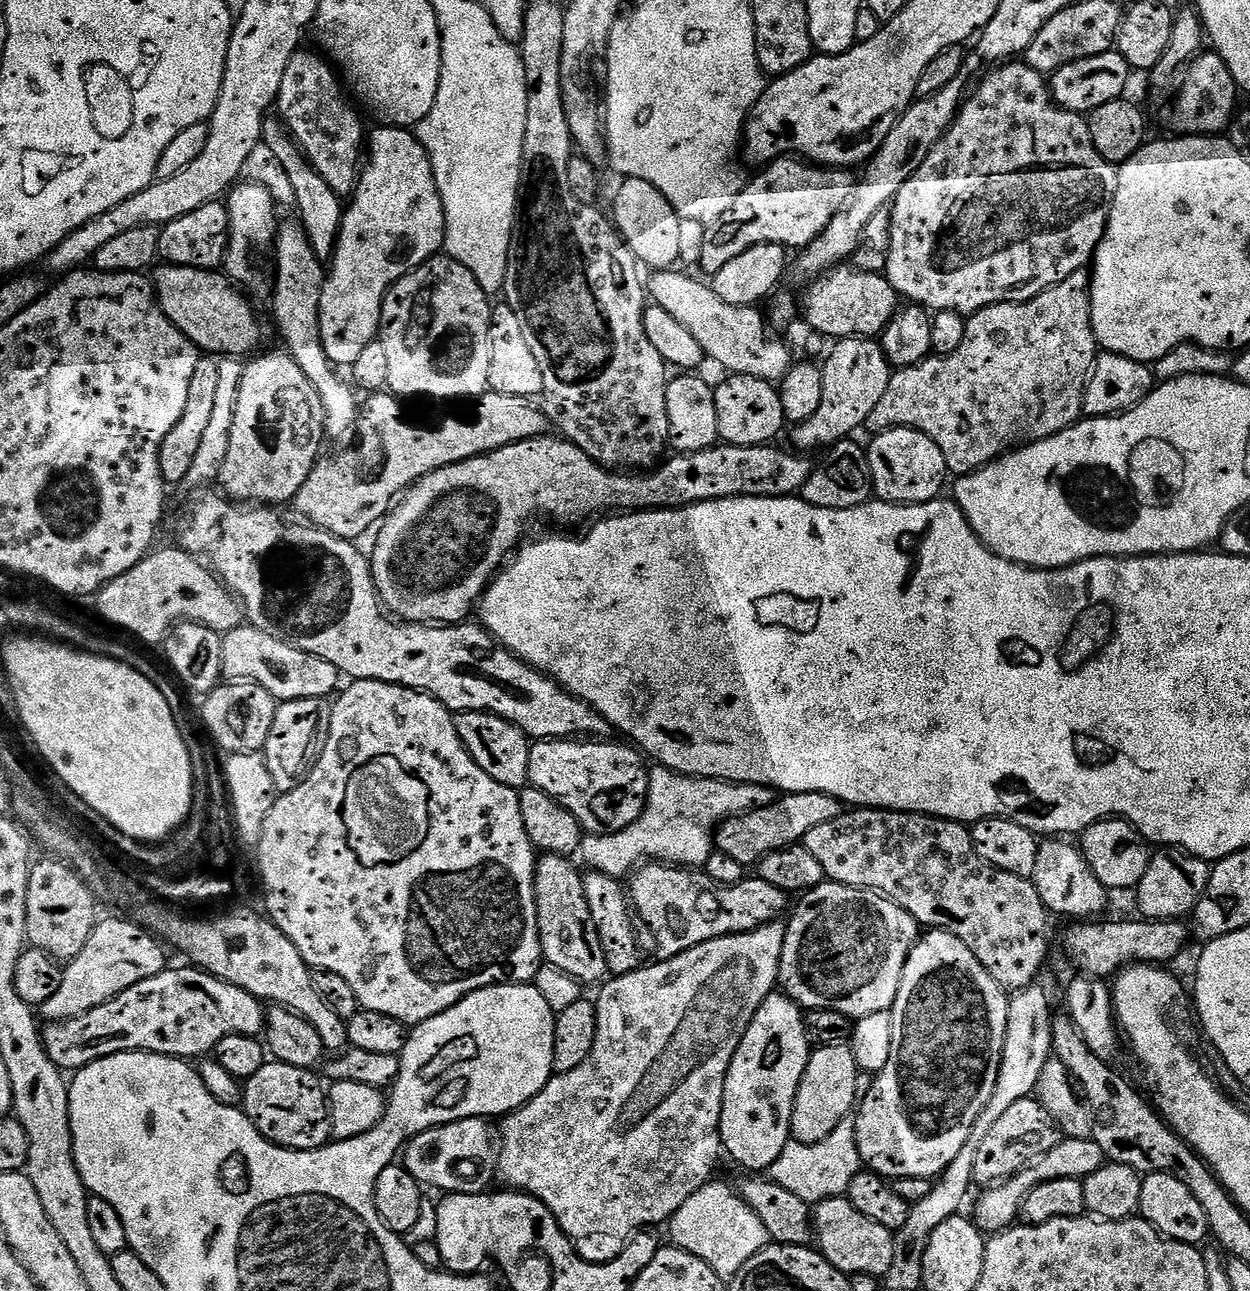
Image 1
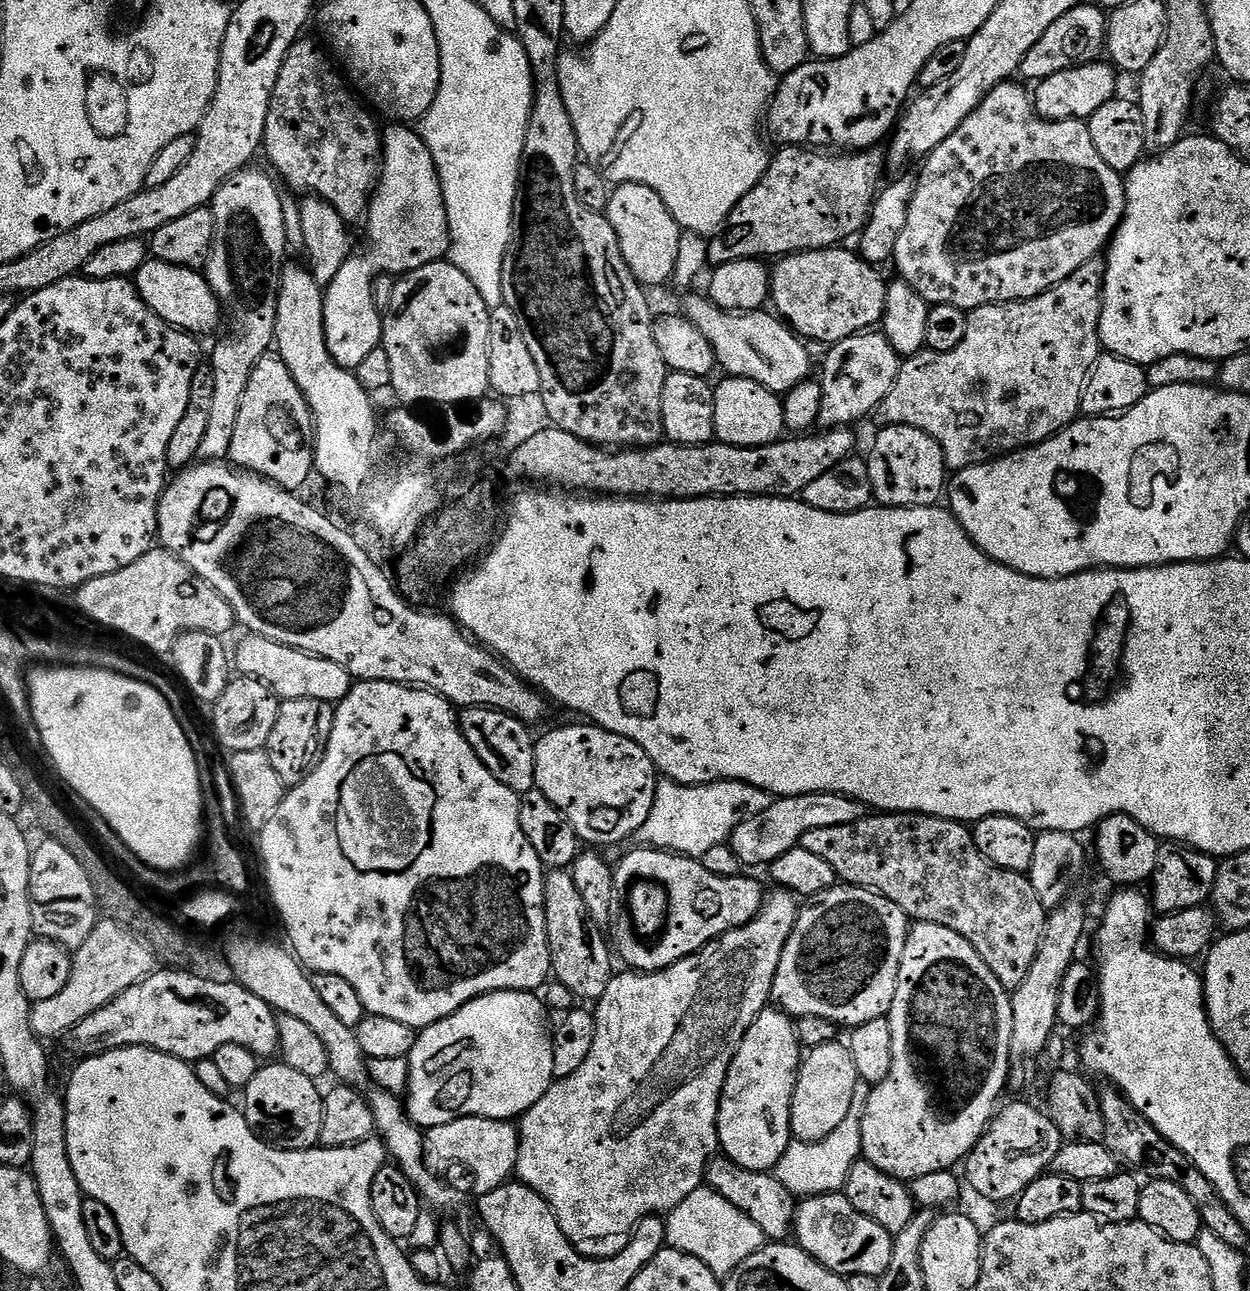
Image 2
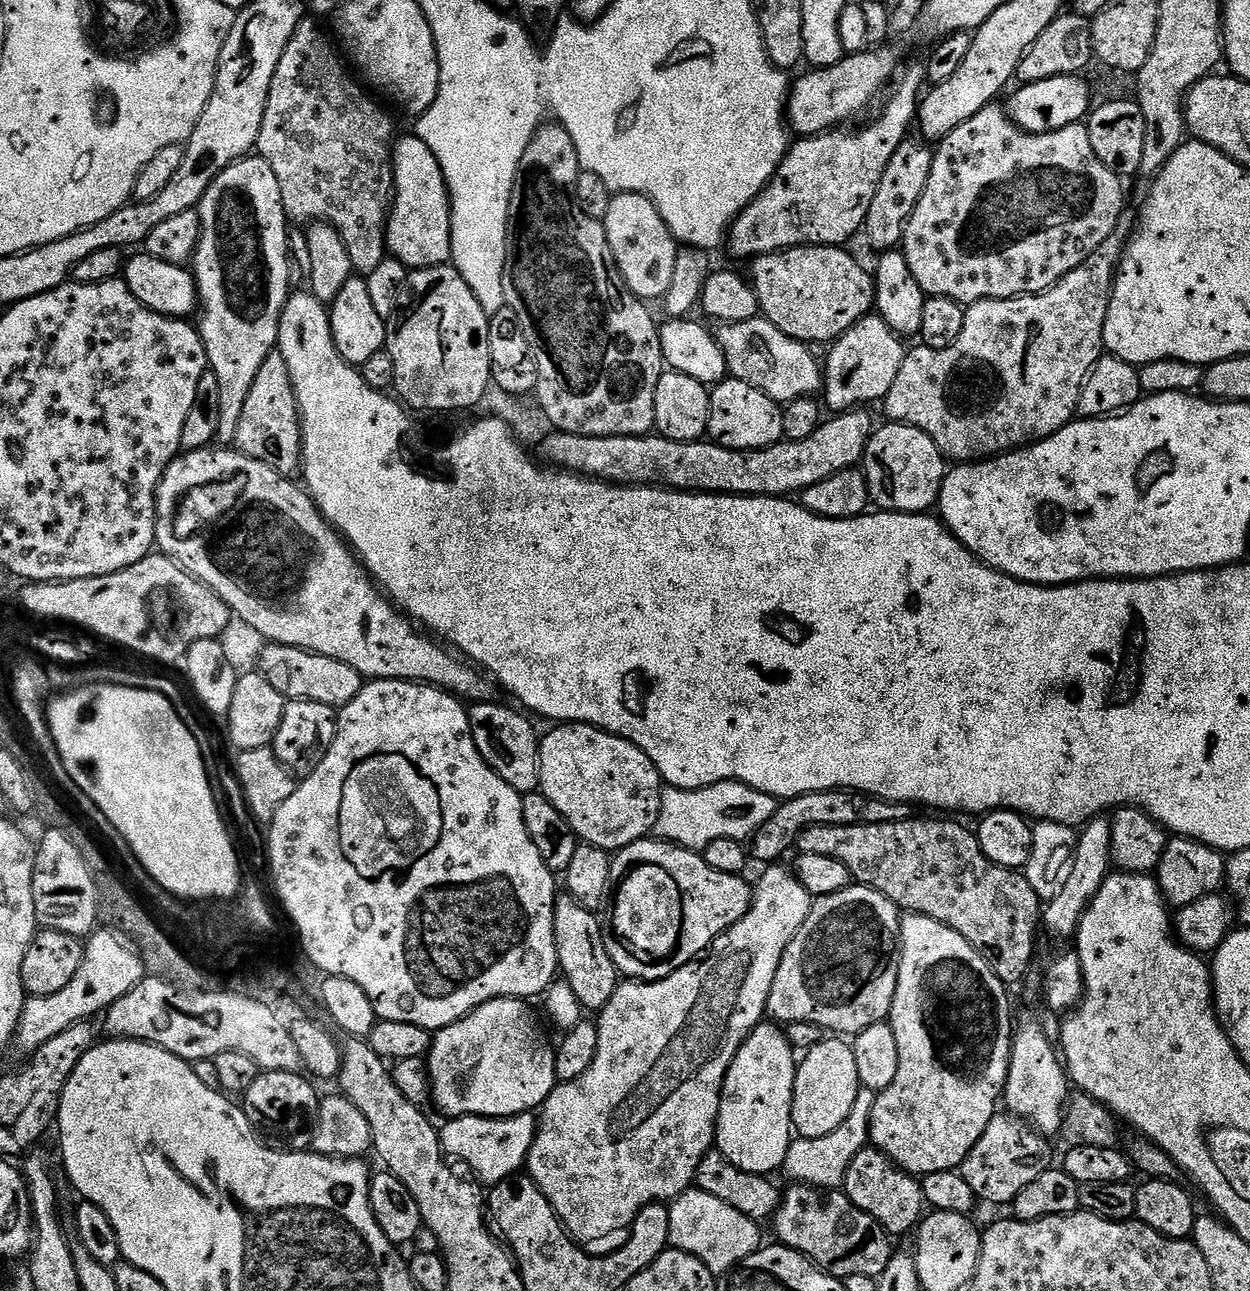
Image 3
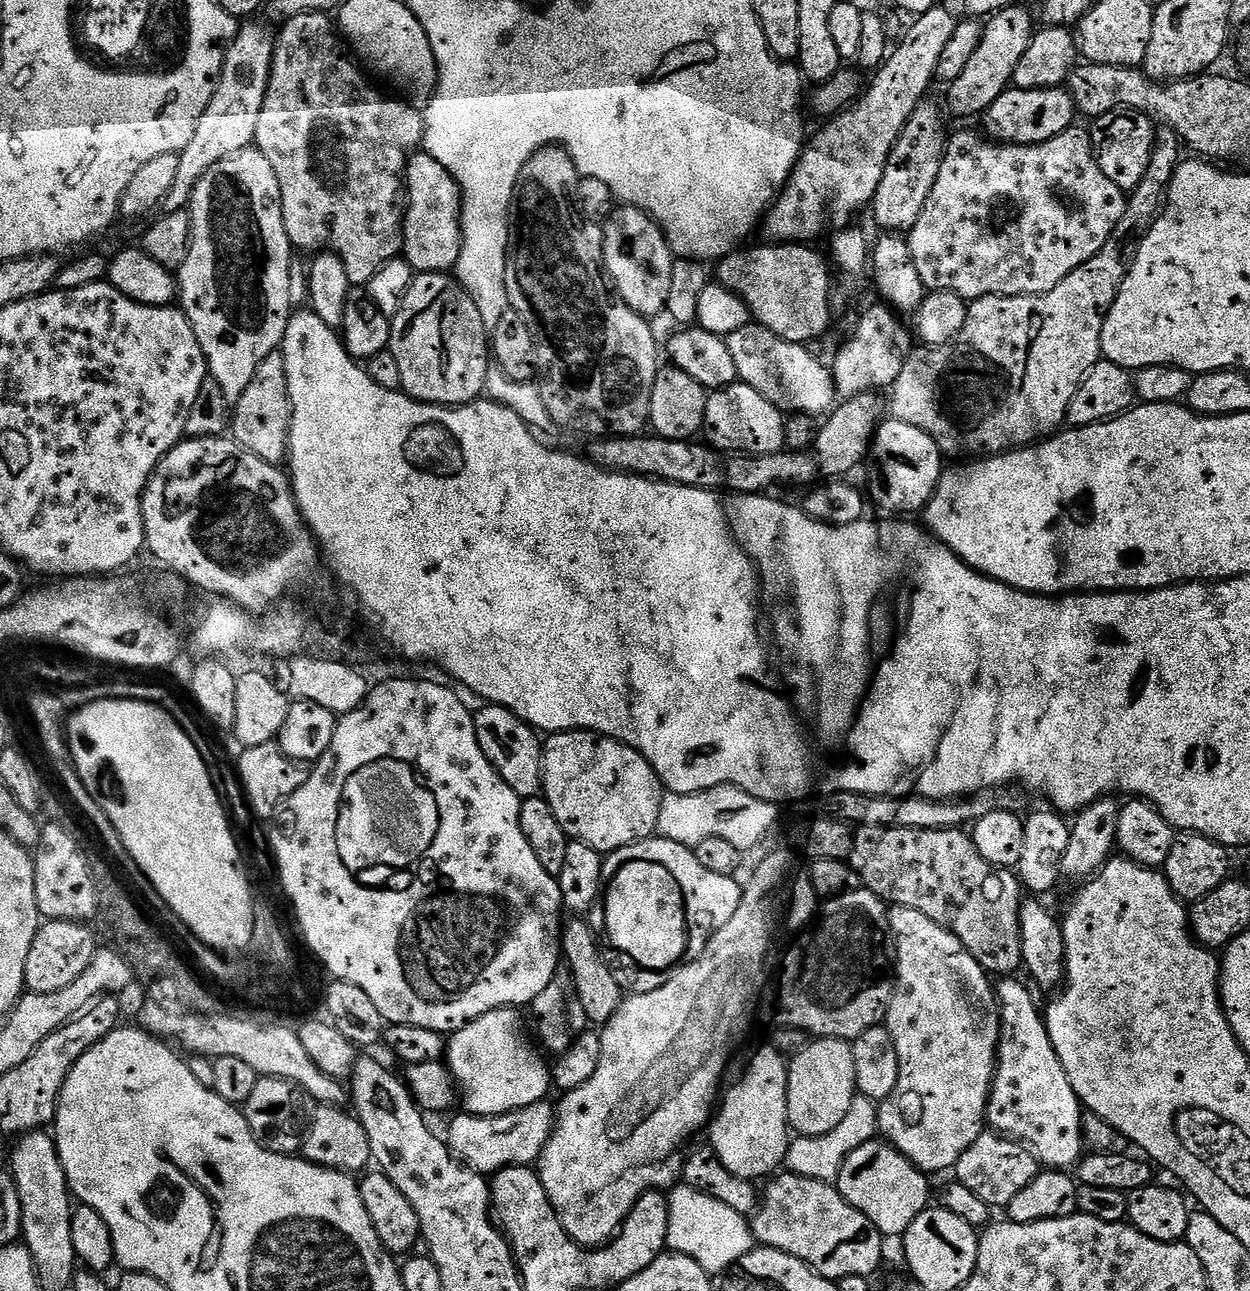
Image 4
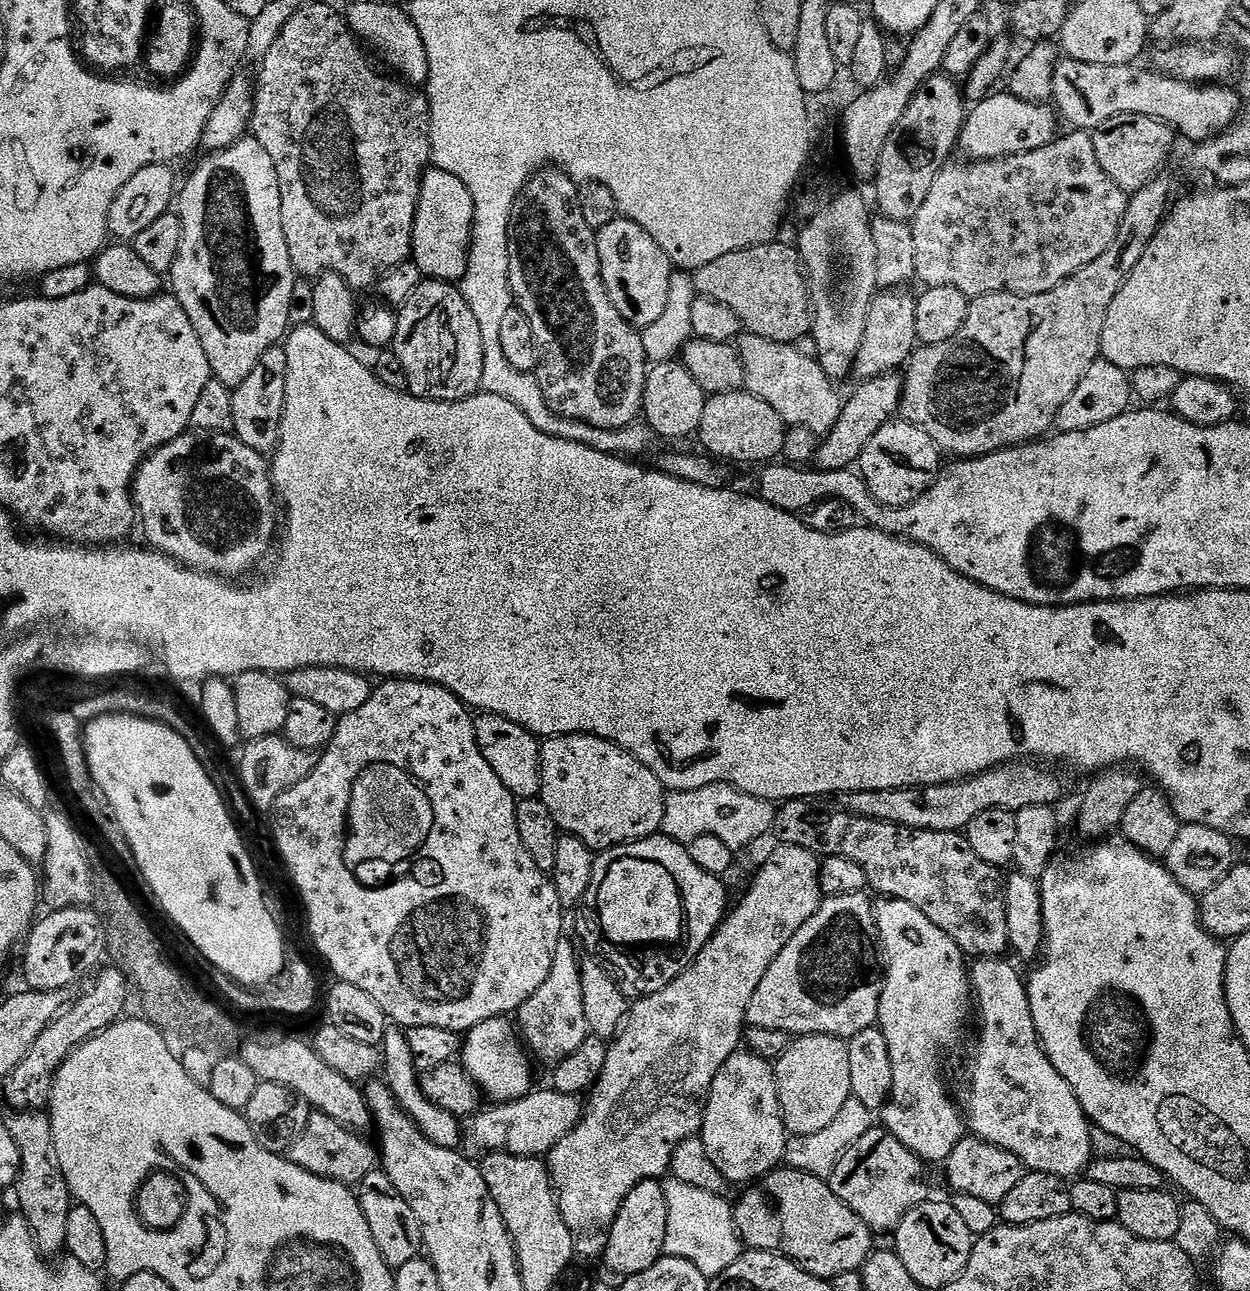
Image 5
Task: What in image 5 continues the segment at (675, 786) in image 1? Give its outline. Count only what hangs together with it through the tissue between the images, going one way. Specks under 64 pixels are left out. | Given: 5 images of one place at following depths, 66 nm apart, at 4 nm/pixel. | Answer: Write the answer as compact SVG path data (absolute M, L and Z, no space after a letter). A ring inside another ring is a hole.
M711 784L685 792L669 791L664 797L662 832L669 840L681 842L702 838L702 834L714 834L714 838L722 838L726 846L740 850L771 833L776 809L773 801L754 798L733 784Z

